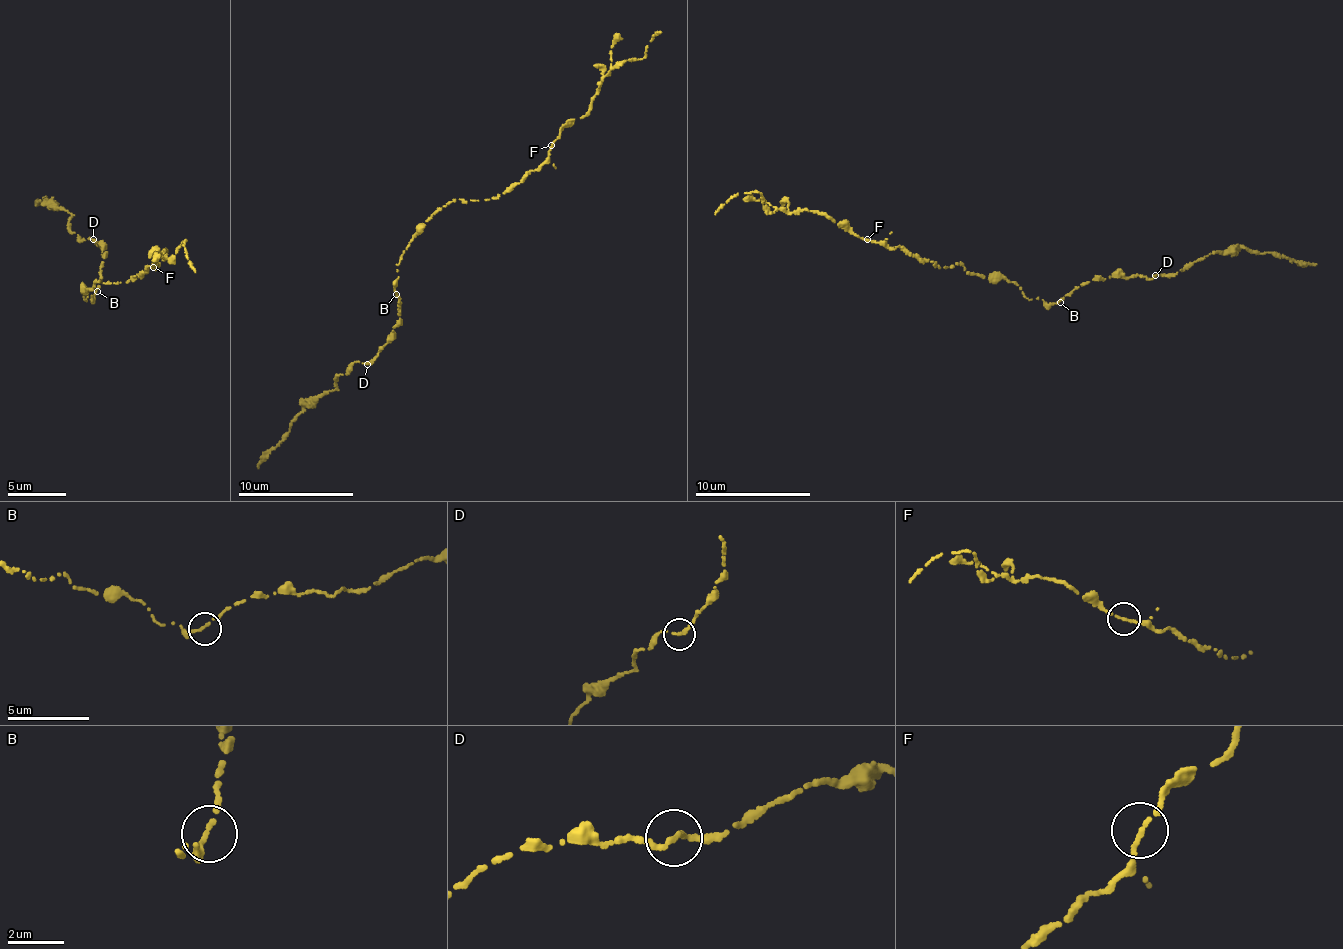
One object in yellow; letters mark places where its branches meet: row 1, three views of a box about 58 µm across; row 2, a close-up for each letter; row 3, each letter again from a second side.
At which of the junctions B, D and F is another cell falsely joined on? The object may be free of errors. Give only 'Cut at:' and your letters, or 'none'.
Cut at: none

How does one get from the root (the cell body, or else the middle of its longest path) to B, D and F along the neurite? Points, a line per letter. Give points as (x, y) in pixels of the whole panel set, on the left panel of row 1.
B: (83, 288), (81, 294), (85, 300), (97, 291)
D: (83, 288), (85, 300), (94, 296), (102, 277), (105, 256), (101, 250), (105, 248), (93, 240)
F: (83, 288), (91, 290), (97, 281), (127, 283), (153, 267)

